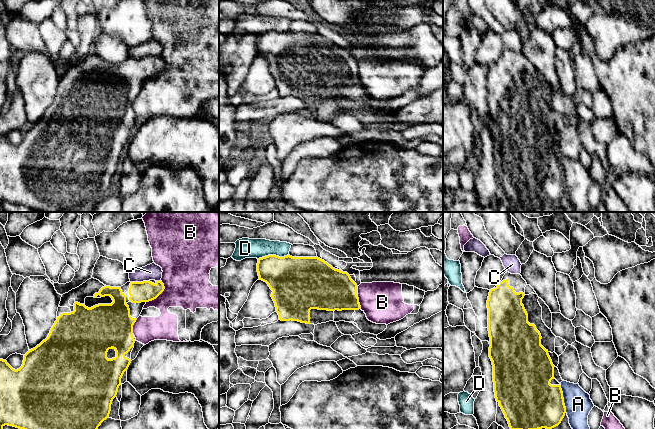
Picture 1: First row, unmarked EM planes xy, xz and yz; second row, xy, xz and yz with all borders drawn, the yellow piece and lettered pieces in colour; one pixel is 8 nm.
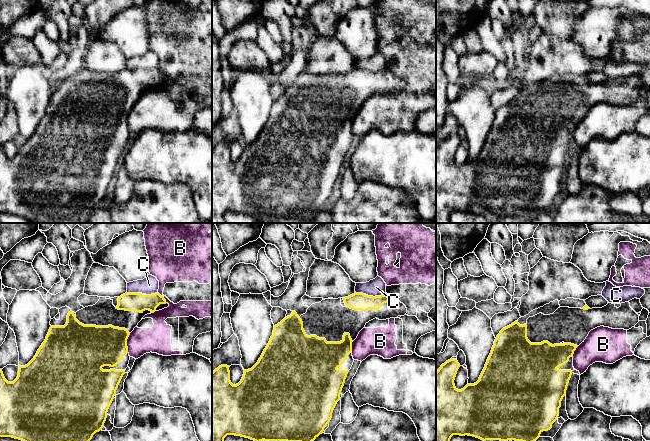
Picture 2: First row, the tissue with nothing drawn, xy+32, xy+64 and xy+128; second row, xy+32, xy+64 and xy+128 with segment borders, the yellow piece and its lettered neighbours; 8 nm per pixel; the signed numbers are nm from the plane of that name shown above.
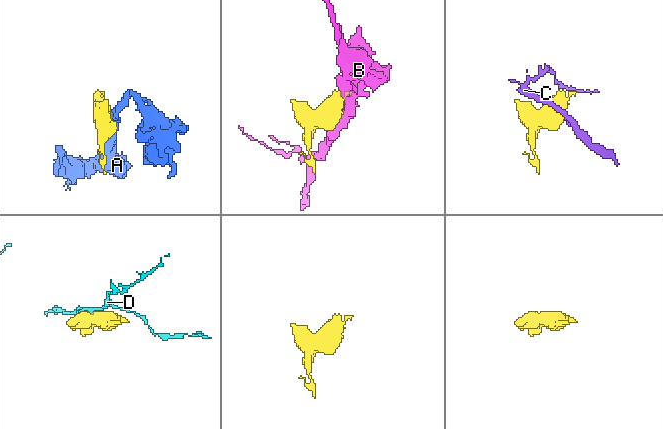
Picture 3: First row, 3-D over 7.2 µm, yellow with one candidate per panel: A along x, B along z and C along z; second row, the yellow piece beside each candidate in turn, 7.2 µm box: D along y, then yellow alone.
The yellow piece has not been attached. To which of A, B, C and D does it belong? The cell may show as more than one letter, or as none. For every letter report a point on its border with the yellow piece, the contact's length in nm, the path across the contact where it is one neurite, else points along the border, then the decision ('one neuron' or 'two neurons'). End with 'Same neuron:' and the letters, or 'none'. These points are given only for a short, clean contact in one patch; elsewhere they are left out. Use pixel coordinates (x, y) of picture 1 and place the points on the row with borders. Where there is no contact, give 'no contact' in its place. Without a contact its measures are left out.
A: meets yellow in yz at (563, 398); contact 240 nm long; two neurons
B: meets yellow in xy at (159, 294); contact 220 nm long; two neurons
C: meets yellow in xy at (139, 282); contact 140 nm long; border along xy (148, 280), (131, 282); two neurons
D: meets yellow in xz at (273, 255); contact 260 nm long; two neurons
Same neuron: none

